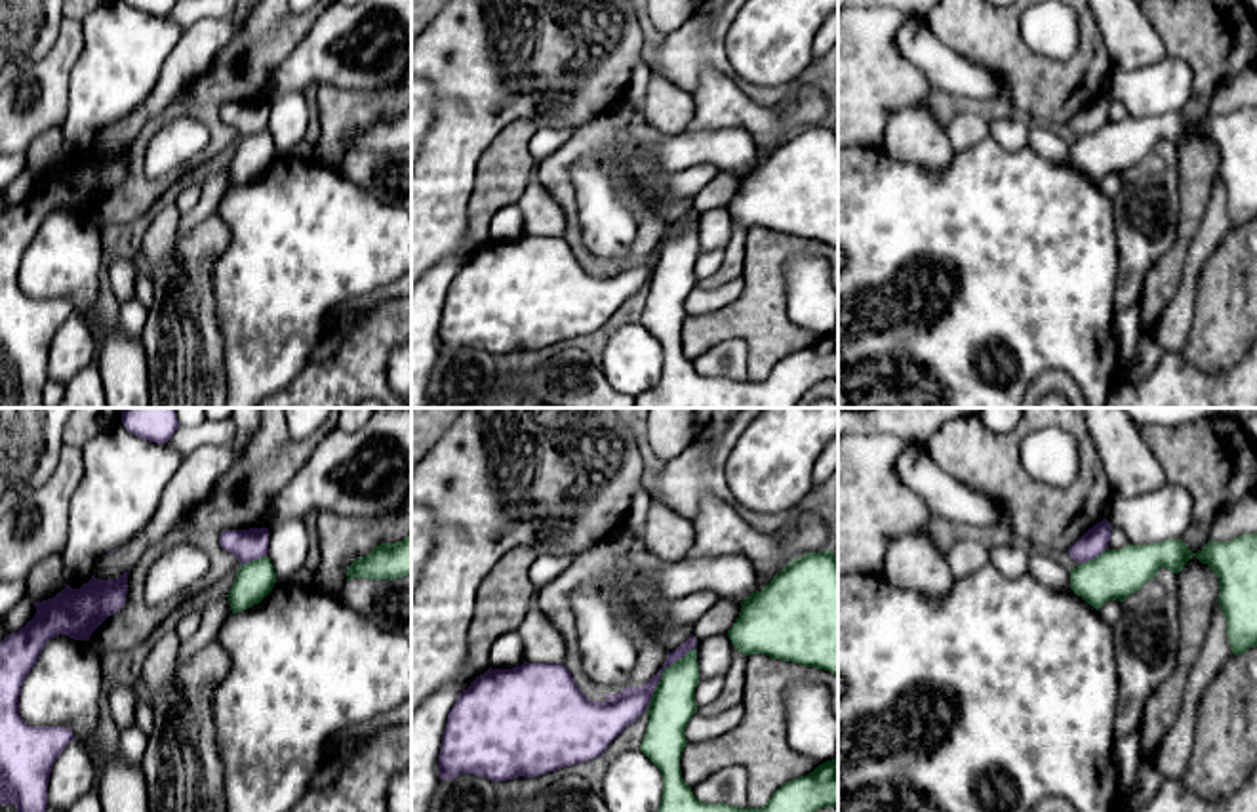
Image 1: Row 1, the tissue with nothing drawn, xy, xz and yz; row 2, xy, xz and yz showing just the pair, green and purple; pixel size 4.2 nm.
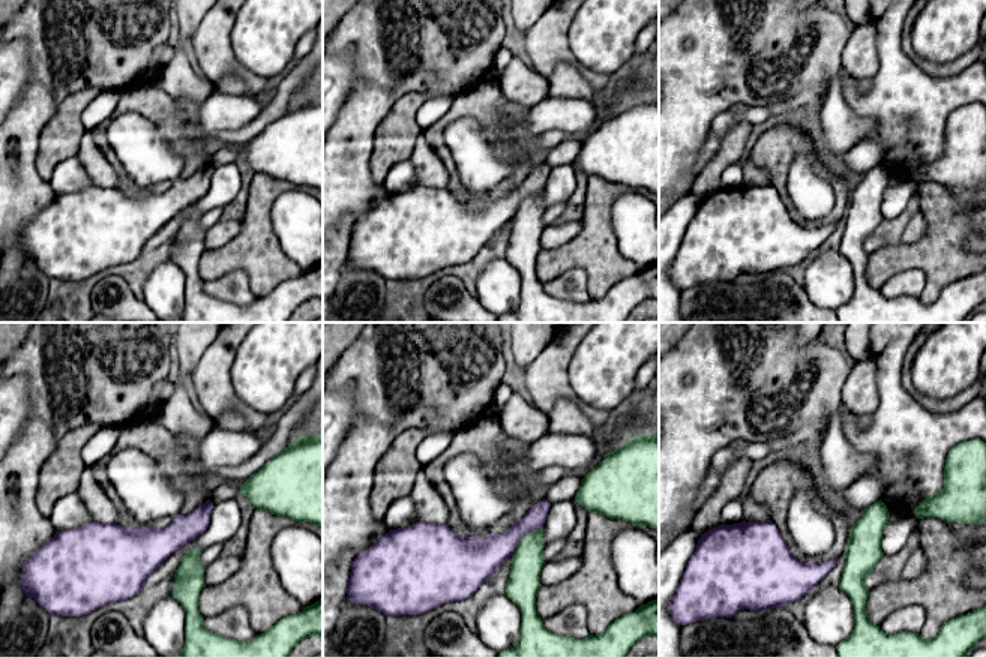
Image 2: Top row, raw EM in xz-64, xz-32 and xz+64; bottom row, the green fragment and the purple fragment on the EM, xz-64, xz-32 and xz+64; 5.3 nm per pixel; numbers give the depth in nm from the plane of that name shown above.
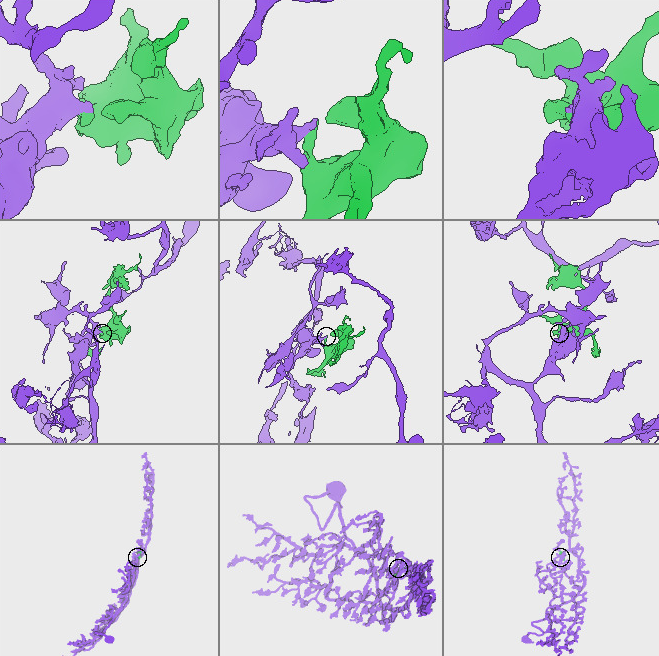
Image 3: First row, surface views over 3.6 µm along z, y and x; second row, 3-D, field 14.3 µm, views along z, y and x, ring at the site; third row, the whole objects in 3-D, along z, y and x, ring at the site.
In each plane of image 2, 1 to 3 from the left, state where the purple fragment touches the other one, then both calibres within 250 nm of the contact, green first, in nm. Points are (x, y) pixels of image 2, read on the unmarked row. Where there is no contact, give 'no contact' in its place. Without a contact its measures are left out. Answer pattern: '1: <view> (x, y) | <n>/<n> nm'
1: no contact
2: xz-32 (524, 201) | 180/200 nm
3: no contact

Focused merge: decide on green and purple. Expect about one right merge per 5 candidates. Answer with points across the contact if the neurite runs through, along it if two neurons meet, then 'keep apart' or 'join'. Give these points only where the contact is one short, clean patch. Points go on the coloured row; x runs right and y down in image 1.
along xz (696, 647), (661, 673), (646, 710) | keep apart

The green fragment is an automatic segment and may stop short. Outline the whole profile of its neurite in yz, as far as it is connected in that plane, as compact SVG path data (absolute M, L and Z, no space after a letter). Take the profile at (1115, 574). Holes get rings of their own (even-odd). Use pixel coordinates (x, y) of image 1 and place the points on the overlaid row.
M1257 532L1230 541L1209 539L1198 553L1183 539L1107 549L1070 570L1070 589L1099 610L1108 600L1124 602L1154 579L1160 568L1179 574L1192 557L1219 578L1217 602L1232 654L1257 646Z

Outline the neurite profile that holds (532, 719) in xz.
M691 635L667 656L657 675L642 688L628 684L606 701L589 700L564 663L528 663L512 669L488 669L455 700L442 734L438 755L440 780L474 774L495 782L518 776L535 778L581 764L602 755L609 743L649 707L661 673L697 648Z

